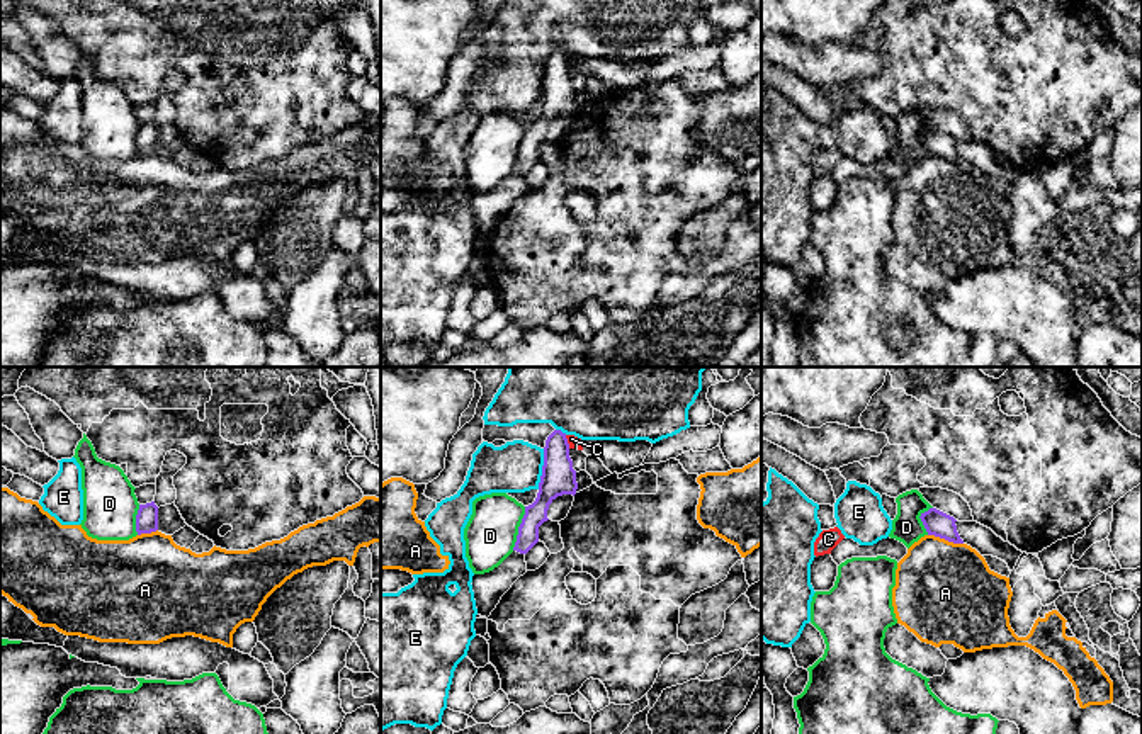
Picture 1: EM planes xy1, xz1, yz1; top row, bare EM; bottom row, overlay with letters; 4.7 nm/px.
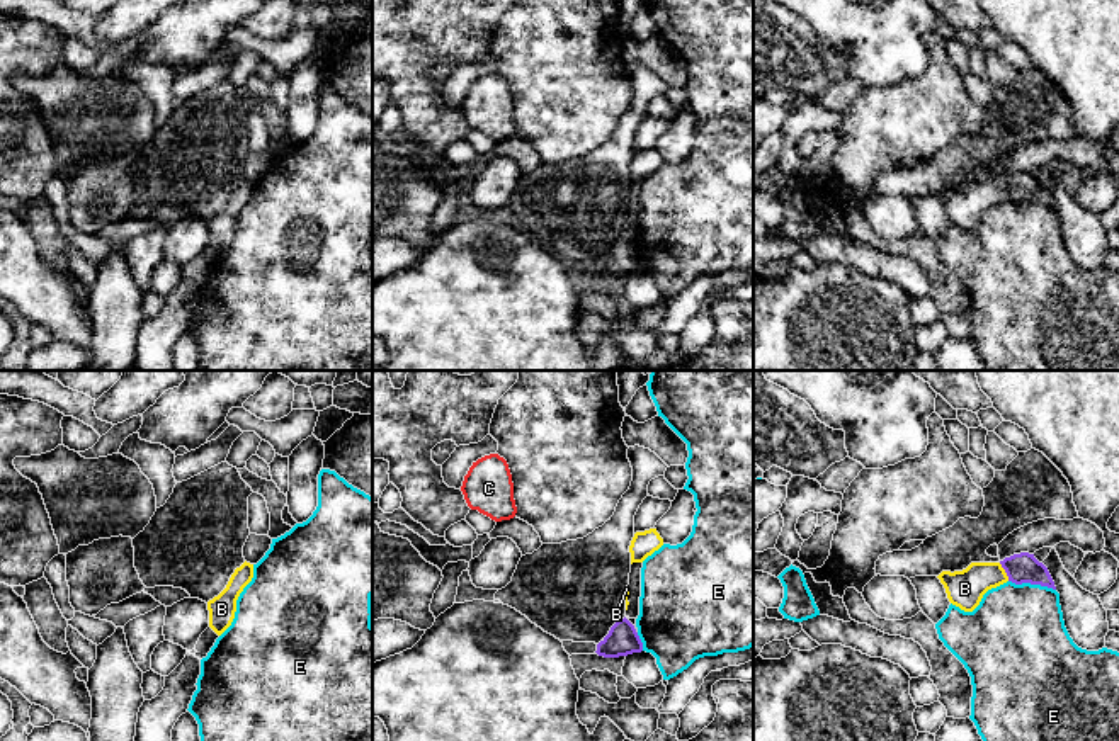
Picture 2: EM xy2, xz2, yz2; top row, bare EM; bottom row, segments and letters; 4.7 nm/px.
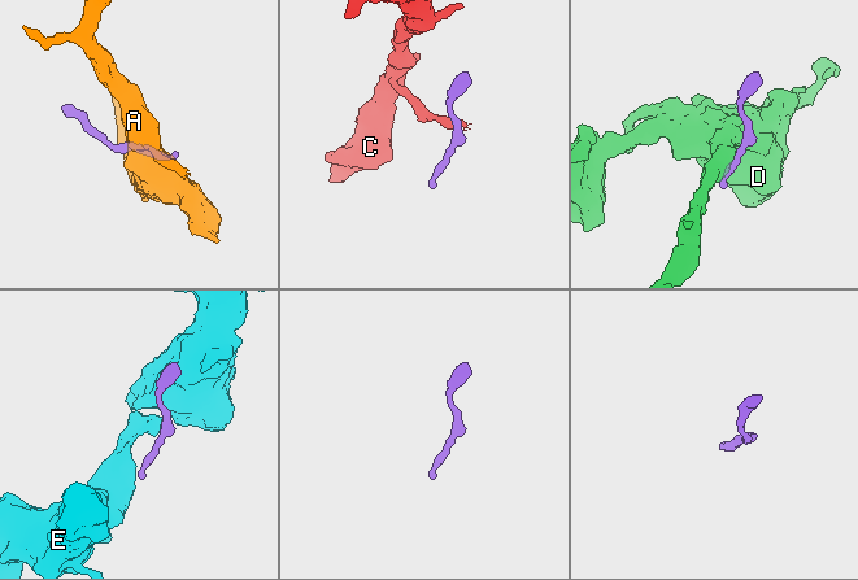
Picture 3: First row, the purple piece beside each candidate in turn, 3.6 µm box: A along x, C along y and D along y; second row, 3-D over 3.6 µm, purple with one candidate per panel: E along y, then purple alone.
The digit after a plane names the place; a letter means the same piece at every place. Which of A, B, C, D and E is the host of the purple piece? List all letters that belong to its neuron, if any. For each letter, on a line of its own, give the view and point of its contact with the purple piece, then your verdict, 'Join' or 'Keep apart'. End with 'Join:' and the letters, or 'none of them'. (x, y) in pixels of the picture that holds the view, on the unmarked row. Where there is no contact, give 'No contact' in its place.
A: Touches purple at yz1 (945, 158). Keep apart
B: Touches purple at yz2 (1005, 191). Join
C: Touches purple at xz1 (566, 62). Keep apart
D: Touches purple at xz1 (519, 148). Keep apart
E: Touches purple at yz2 (1033, 203). Keep apart
Join: B

